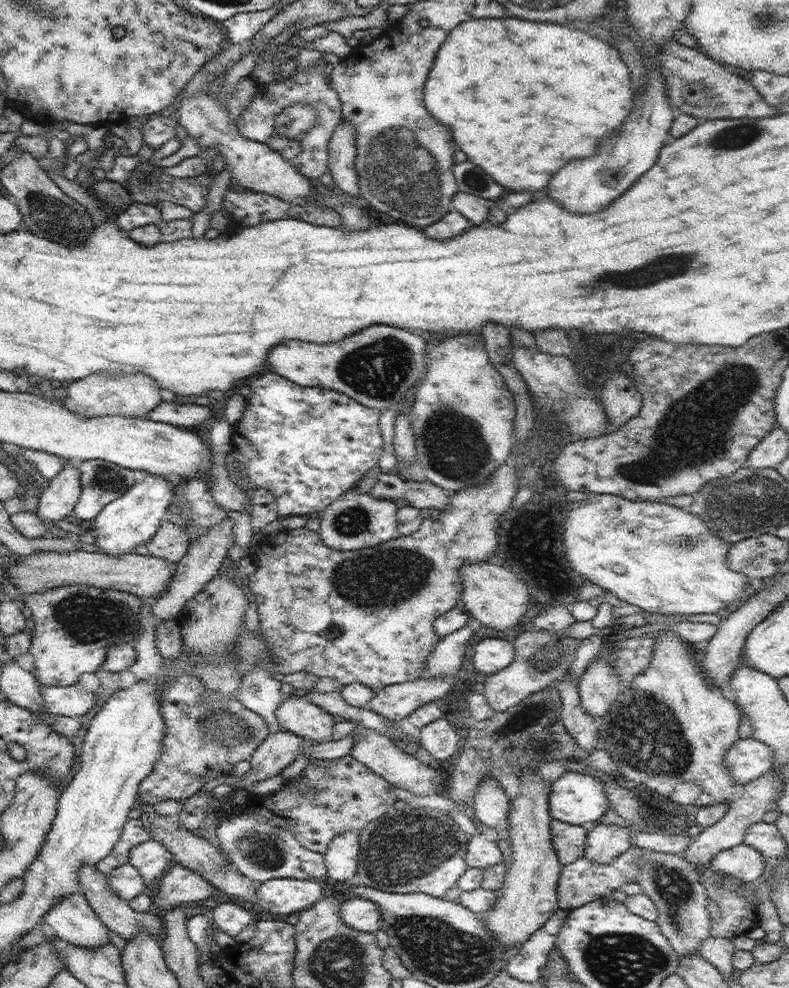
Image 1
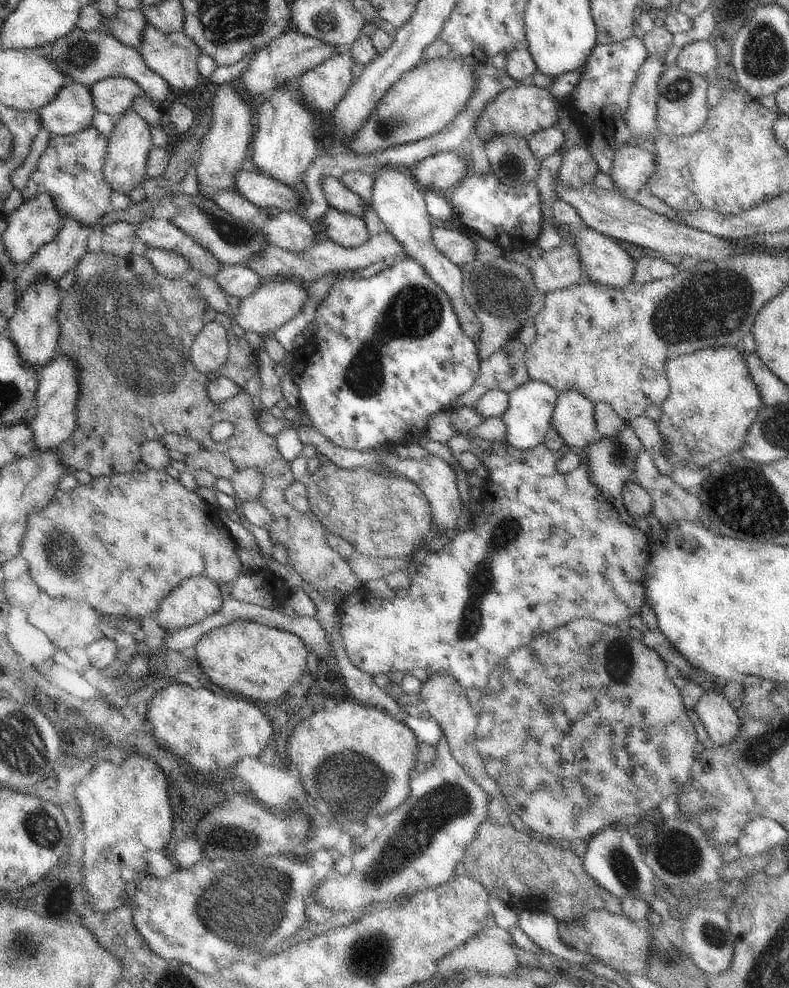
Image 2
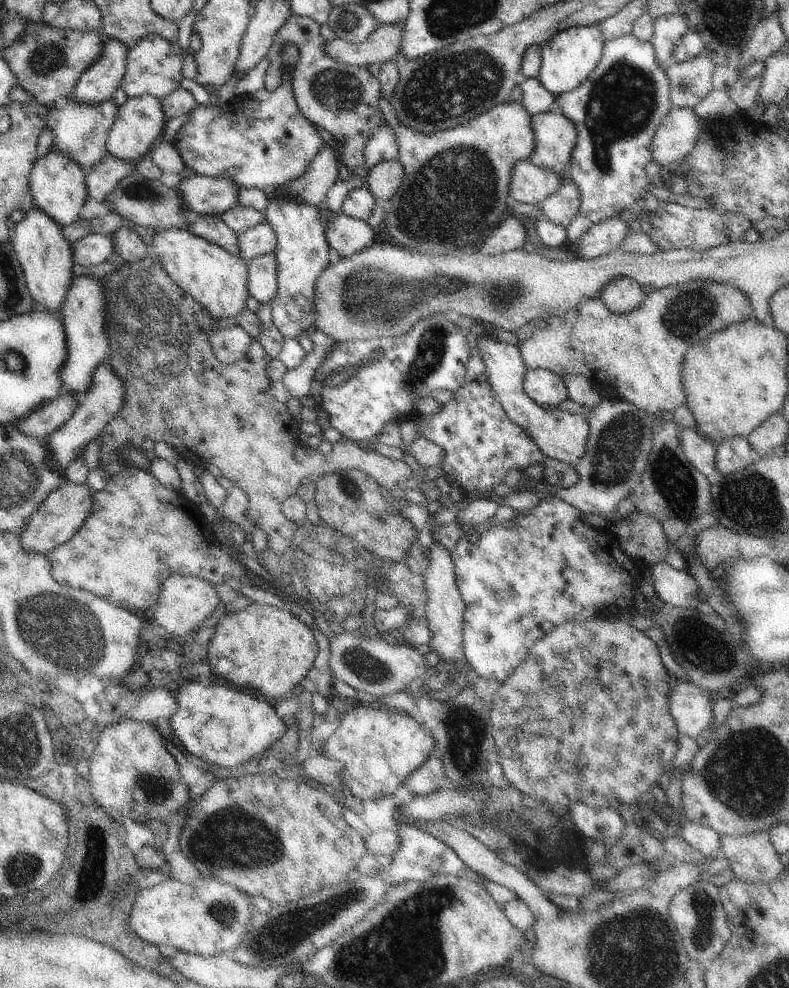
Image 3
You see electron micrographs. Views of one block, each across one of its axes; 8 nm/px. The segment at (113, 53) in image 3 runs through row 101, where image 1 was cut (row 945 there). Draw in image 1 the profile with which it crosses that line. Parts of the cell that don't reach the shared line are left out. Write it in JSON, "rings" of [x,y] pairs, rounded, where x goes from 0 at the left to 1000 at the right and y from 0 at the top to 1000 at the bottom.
{"rings":[[[104,903],[79,907],[79,911],[56,925],[57,933],[79,955],[89,954],[114,962],[139,955],[139,941],[117,921]]]}

